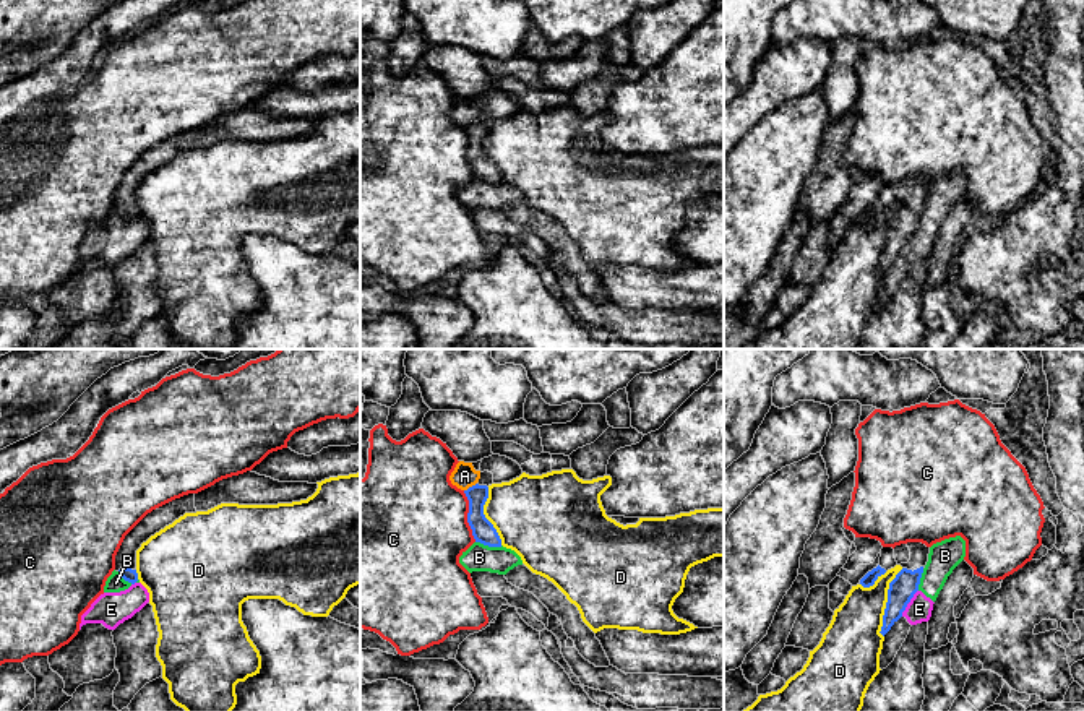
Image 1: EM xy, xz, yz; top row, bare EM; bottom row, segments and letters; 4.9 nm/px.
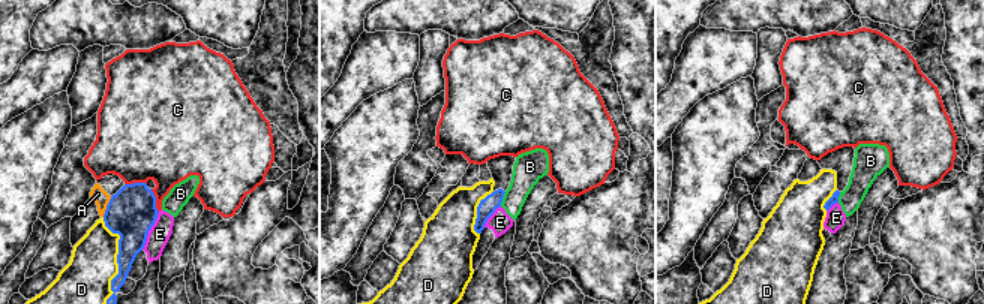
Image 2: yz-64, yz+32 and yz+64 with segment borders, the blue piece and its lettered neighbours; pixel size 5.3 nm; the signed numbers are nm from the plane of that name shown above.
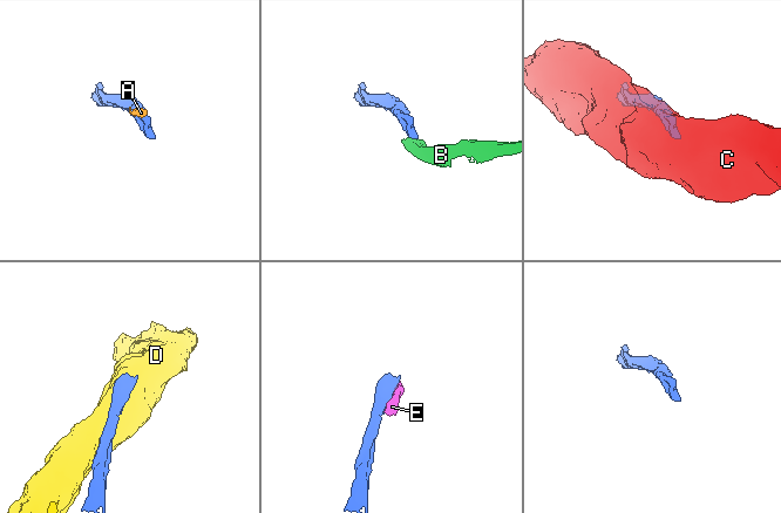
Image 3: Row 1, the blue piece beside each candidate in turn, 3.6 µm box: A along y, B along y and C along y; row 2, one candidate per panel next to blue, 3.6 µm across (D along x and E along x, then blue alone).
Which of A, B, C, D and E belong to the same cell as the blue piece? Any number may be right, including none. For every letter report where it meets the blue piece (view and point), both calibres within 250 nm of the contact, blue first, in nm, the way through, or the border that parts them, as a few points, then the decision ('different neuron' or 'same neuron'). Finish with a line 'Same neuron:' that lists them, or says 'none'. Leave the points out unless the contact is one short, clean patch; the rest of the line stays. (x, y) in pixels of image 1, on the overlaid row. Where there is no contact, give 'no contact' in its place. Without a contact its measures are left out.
A: contact xz (469, 487); calibres 110 and 120 nm; border xz (476, 482), (464, 491); different neuron
B: contact xz (489, 546); calibres 110 and 140 nm; border xz (476, 541), (486, 546), (502, 546); different neuron
C: contact xz (468, 517); calibres 110 and 500 nm; different neuron
D: contact yz (886, 603); calibres 130 and 280 nm; different neuron
E: contact yz (909, 601); calibres 130 and 120 nm; border yz (917, 590), (901, 616); different neuron
Same neuron: none

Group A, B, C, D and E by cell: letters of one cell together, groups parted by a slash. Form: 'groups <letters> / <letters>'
groups A / B E / C / D

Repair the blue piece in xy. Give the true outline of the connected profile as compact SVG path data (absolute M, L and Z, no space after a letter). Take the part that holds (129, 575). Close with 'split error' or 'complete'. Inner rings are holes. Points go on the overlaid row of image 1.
M247 471L216 482L198 492L175 498L151 513L148 513L123 539L115 555L115 571L135 584L136 550L151 536L172 524L185 513L208 511L221 503L239 505L277 505L307 500L318 489L318 484L308 482L279 482L266 476Z; split error

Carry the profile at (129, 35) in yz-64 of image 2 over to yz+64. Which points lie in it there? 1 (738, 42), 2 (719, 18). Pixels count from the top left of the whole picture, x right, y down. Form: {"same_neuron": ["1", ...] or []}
{"same_neuron": ["2"]}

